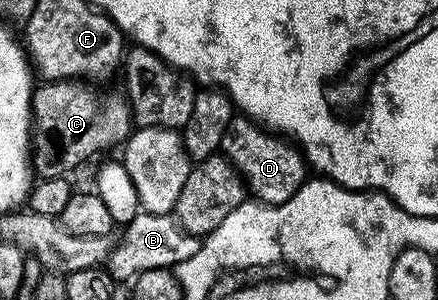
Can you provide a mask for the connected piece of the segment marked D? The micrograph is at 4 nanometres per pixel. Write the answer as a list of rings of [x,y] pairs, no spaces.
[[[239,112],[229,120],[221,135],[219,153],[229,159],[243,177],[247,193],[265,206],[285,204],[309,181],[309,167],[302,149],[296,143],[264,128],[260,123]]]

